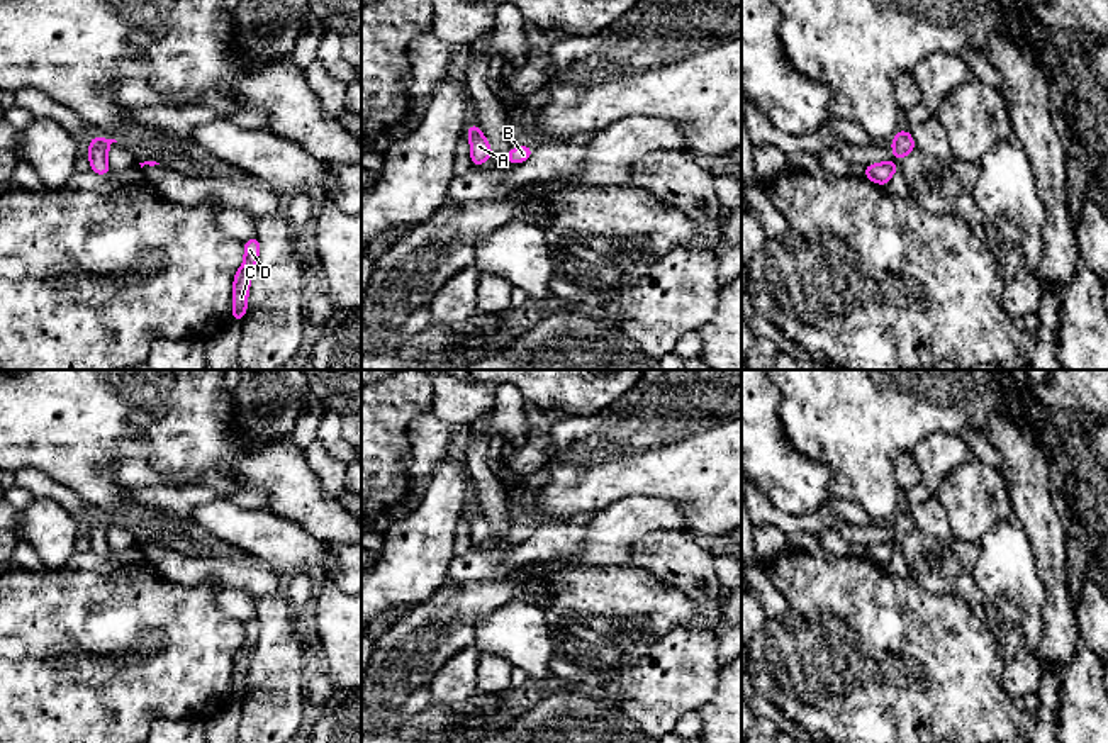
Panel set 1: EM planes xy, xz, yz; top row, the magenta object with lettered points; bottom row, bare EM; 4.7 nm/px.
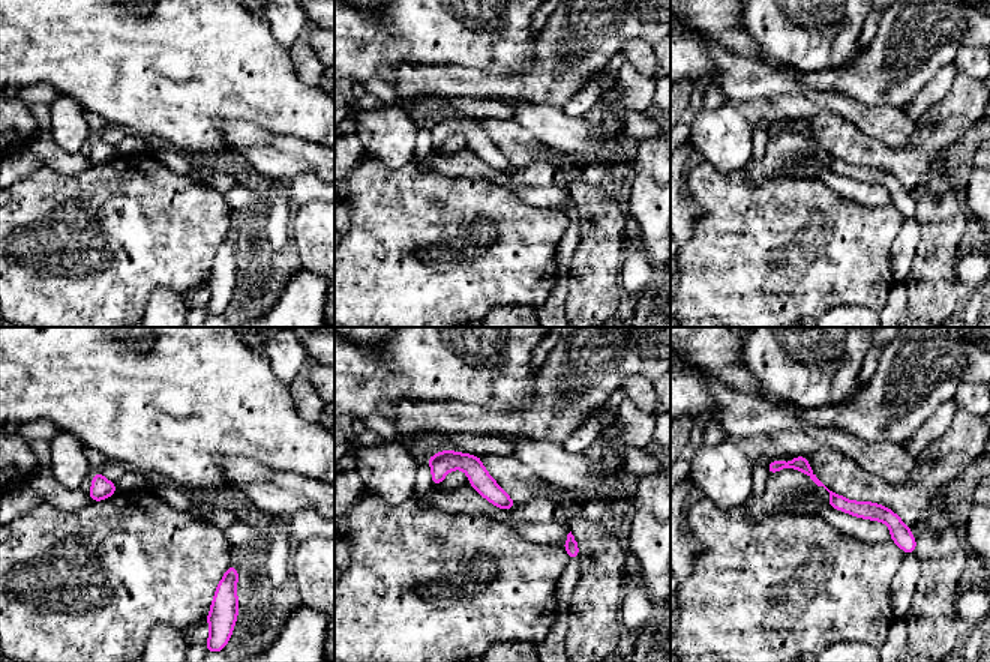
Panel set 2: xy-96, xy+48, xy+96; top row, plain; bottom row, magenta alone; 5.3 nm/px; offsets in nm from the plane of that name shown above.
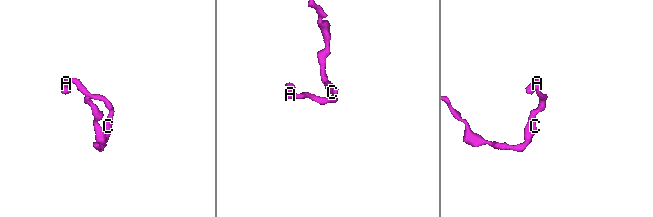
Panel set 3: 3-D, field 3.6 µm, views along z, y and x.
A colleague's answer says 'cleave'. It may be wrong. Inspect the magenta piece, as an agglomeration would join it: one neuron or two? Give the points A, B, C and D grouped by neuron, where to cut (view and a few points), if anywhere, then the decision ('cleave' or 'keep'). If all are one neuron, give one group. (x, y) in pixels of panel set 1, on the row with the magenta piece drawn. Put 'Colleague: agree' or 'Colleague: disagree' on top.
Colleague: disagree
A B C D | no cut | keep

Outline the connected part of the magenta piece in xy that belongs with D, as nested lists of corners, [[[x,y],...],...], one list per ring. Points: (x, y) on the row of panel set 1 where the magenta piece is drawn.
[[[256,236],[244,241],[243,244],[244,261],[241,268],[236,271],[232,283],[232,321],[236,322],[243,322],[243,317],[246,314],[251,275],[255,273],[255,266],[261,248]]]

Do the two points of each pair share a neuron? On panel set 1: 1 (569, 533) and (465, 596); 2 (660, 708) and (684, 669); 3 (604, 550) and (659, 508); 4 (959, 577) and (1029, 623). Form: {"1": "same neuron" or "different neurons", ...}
{"1": "different neurons", "2": "same neuron", "3": "same neuron", "4": "different neurons"}

